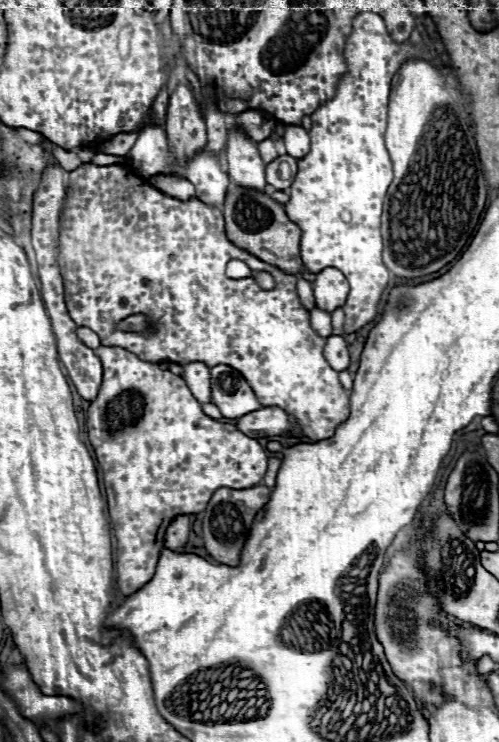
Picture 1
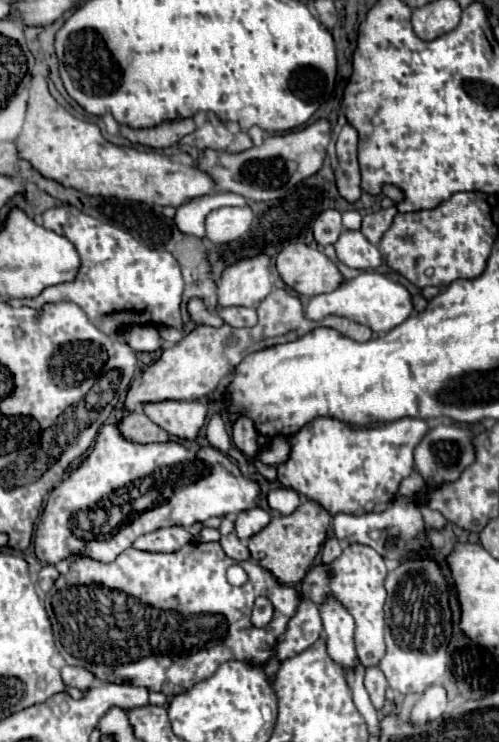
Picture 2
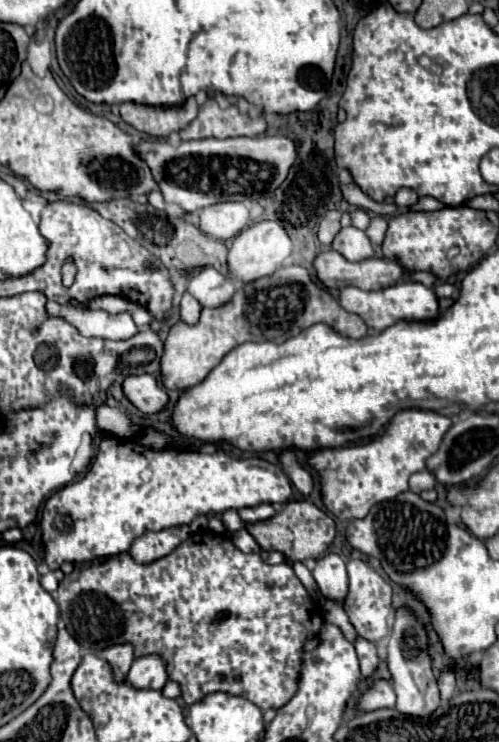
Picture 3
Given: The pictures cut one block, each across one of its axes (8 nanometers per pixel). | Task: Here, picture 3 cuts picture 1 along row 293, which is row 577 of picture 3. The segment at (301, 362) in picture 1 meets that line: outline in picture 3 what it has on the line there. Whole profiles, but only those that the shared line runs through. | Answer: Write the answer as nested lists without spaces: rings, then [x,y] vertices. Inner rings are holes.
[[[196,532],[194,536],[190,536],[186,542],[182,542],[172,554],[158,558],[156,562],[150,564],[138,564],[132,560],[130,554],[118,554],[106,560],[98,560],[98,562],[90,562],[90,564],[80,564],[72,570],[72,574],[68,574],[58,590],[56,590],[58,598],[58,608],[60,608],[60,618],[66,622],[66,630],[74,636],[74,640],[86,648],[86,650],[94,650],[96,654],[100,654],[102,650],[110,648],[110,646],[118,646],[118,644],[132,644],[134,646],[134,656],[148,656],[148,654],[158,654],[164,664],[166,664],[166,672],[168,672],[168,680],[178,682],[180,684],[180,692],[186,704],[194,704],[198,700],[202,700],[206,694],[212,692],[228,692],[228,694],[236,694],[236,696],[244,696],[250,702],[254,702],[262,712],[266,712],[268,708],[280,708],[284,706],[296,692],[296,682],[298,682],[298,670],[302,664],[302,646],[306,642],[306,638],[316,636],[320,626],[322,626],[322,618],[318,616],[318,604],[312,602],[312,598],[308,596],[306,588],[302,586],[302,582],[296,578],[294,570],[288,564],[278,564],[278,566],[268,566],[262,562],[262,558],[258,554],[244,554],[240,552],[228,536],[222,534],[206,534],[206,532]]]

